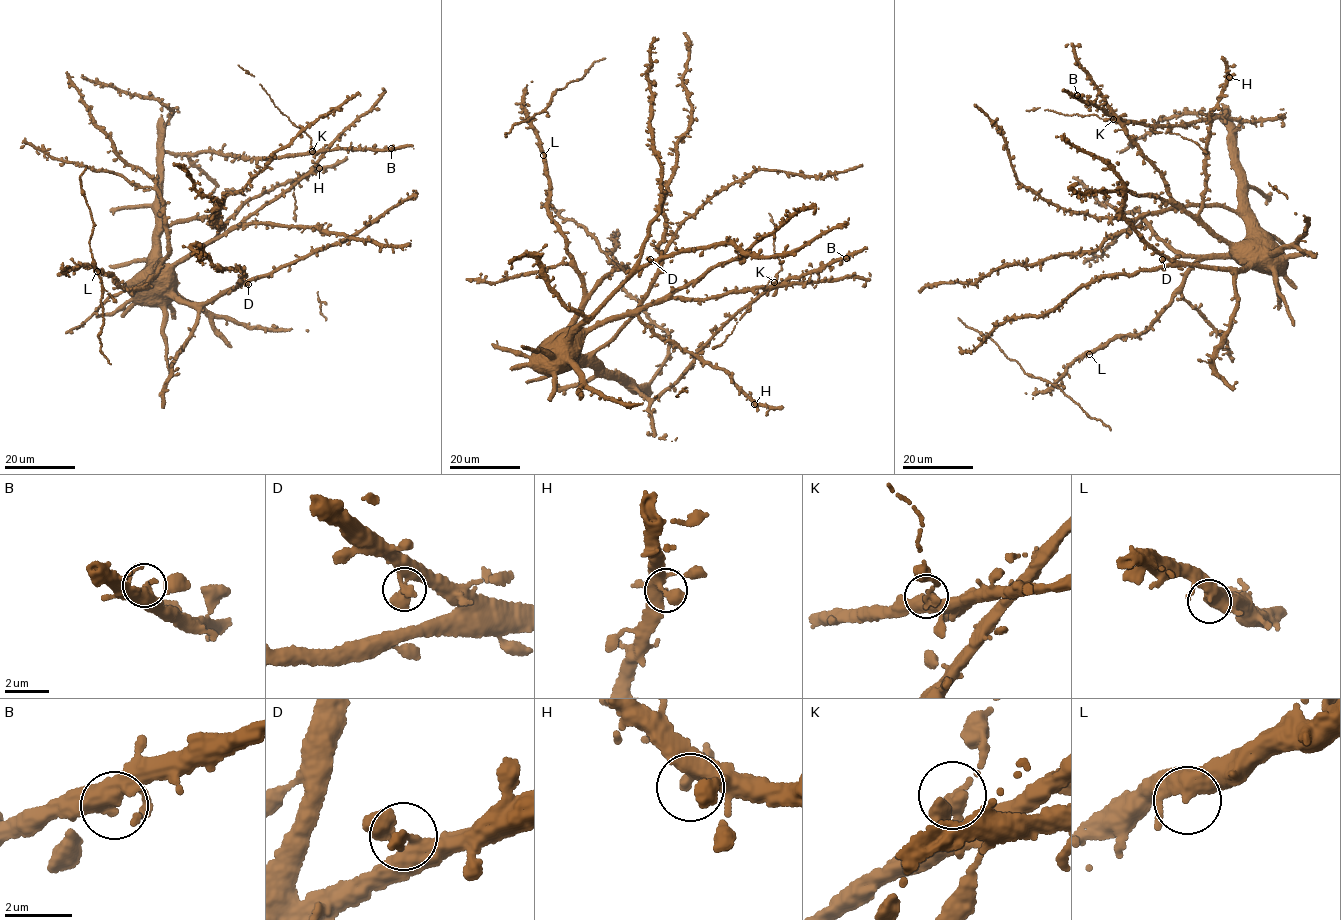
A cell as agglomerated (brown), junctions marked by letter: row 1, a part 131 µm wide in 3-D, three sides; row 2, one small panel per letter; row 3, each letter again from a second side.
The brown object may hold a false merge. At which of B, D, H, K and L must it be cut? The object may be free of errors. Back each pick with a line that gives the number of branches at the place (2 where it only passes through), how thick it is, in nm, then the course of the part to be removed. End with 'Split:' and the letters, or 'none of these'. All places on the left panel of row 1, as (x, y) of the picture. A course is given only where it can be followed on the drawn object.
Split: none of these

